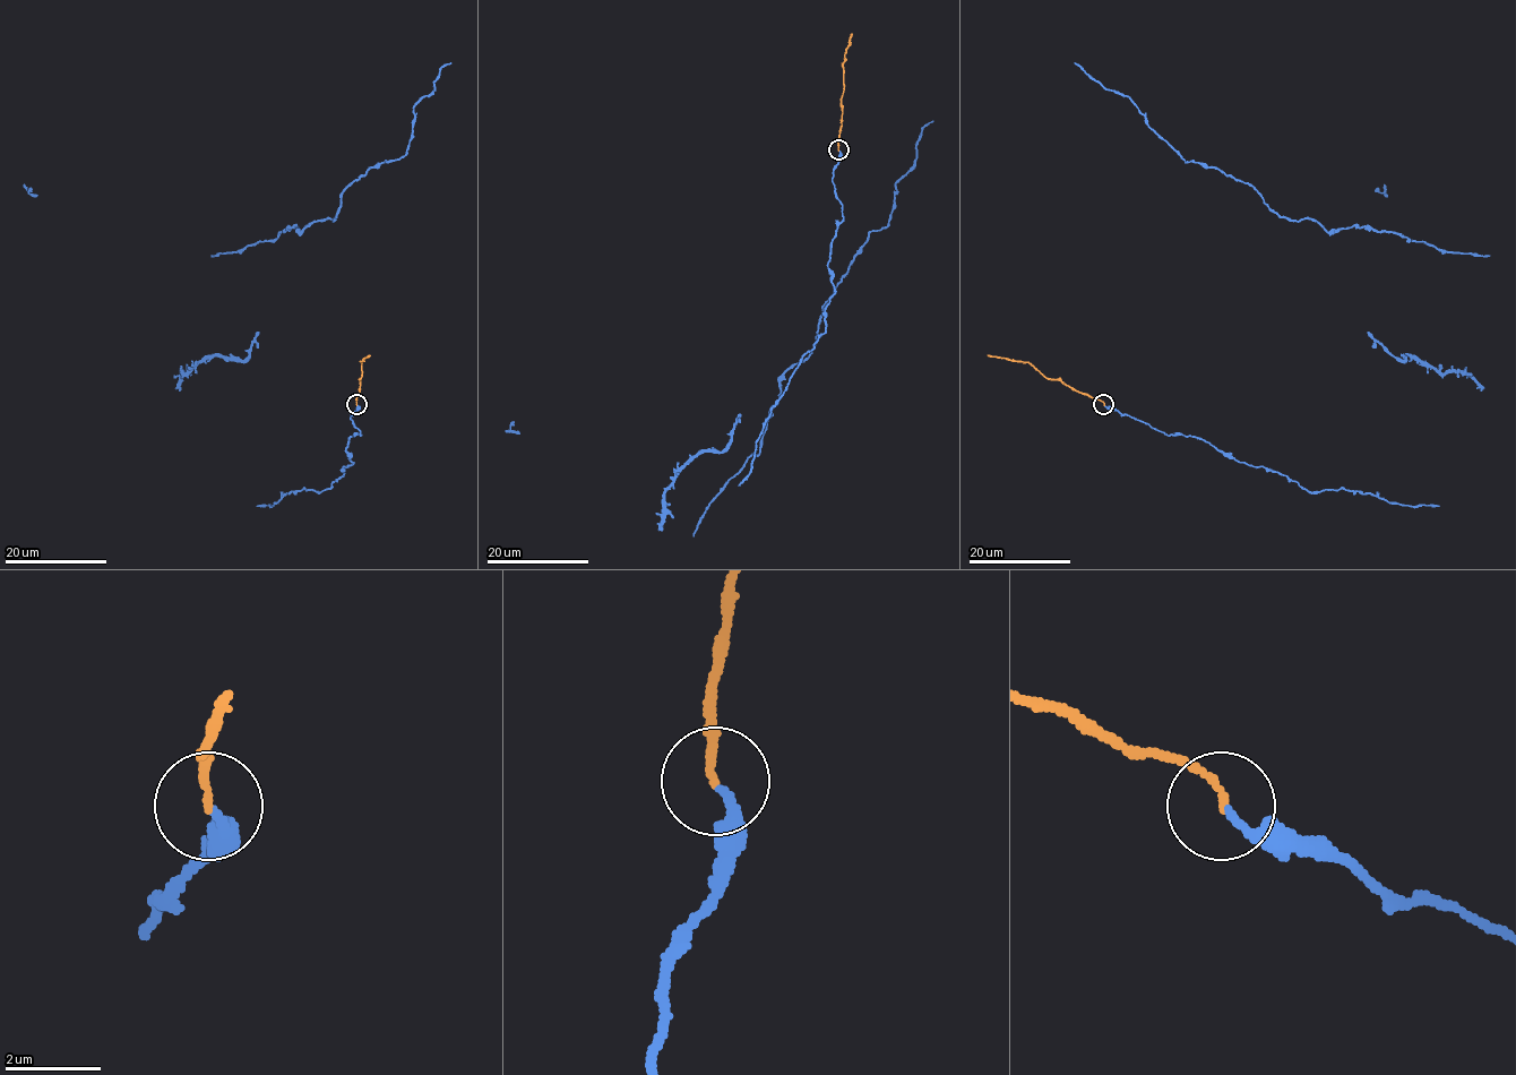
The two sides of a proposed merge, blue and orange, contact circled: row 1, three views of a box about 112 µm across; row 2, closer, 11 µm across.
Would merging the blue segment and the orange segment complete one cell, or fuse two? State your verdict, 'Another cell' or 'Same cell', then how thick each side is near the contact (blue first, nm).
Same cell. Thickness 160 nm (blue) against 160 nm

